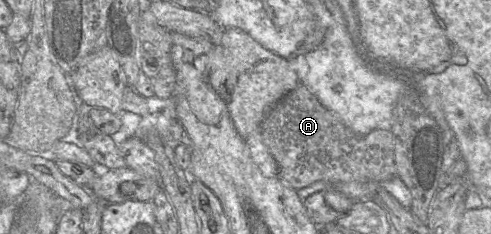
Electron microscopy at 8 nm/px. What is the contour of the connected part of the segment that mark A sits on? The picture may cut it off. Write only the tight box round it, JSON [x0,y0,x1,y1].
[261,84,397,190]

